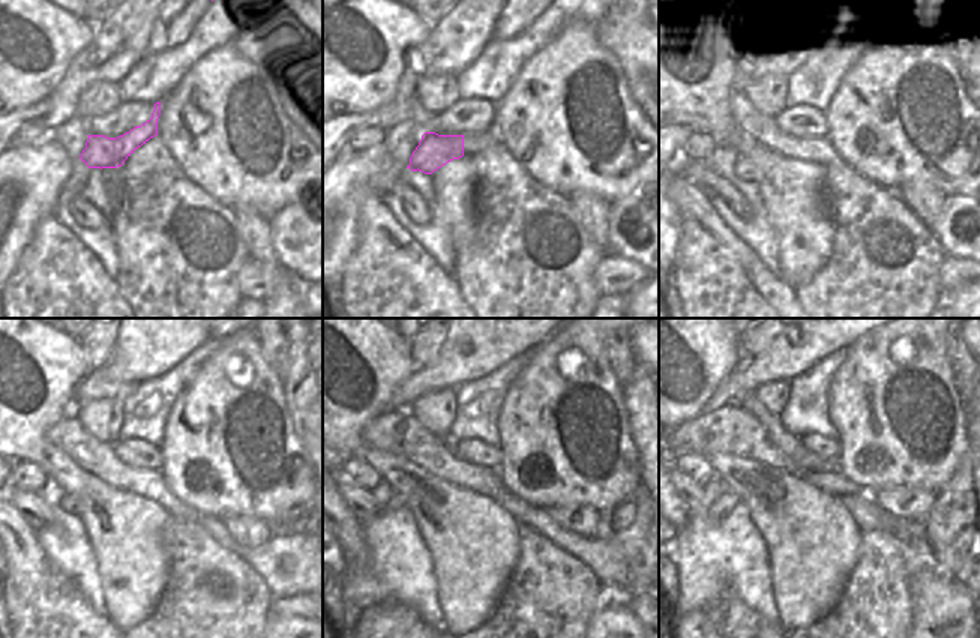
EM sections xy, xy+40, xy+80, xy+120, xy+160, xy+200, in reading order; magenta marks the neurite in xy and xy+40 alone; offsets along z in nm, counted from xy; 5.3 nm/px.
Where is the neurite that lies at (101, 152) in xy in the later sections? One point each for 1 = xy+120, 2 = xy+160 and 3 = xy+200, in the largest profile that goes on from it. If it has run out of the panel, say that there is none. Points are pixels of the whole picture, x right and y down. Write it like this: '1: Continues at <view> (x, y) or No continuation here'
1: Continues at xy+120 (69, 503)
2: Continues at xy+160 (396, 500)
3: Continues at xy+200 (721, 508)

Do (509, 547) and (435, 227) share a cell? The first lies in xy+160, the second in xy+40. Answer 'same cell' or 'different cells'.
different cells

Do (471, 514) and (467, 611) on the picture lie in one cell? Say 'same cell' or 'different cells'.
same cell

